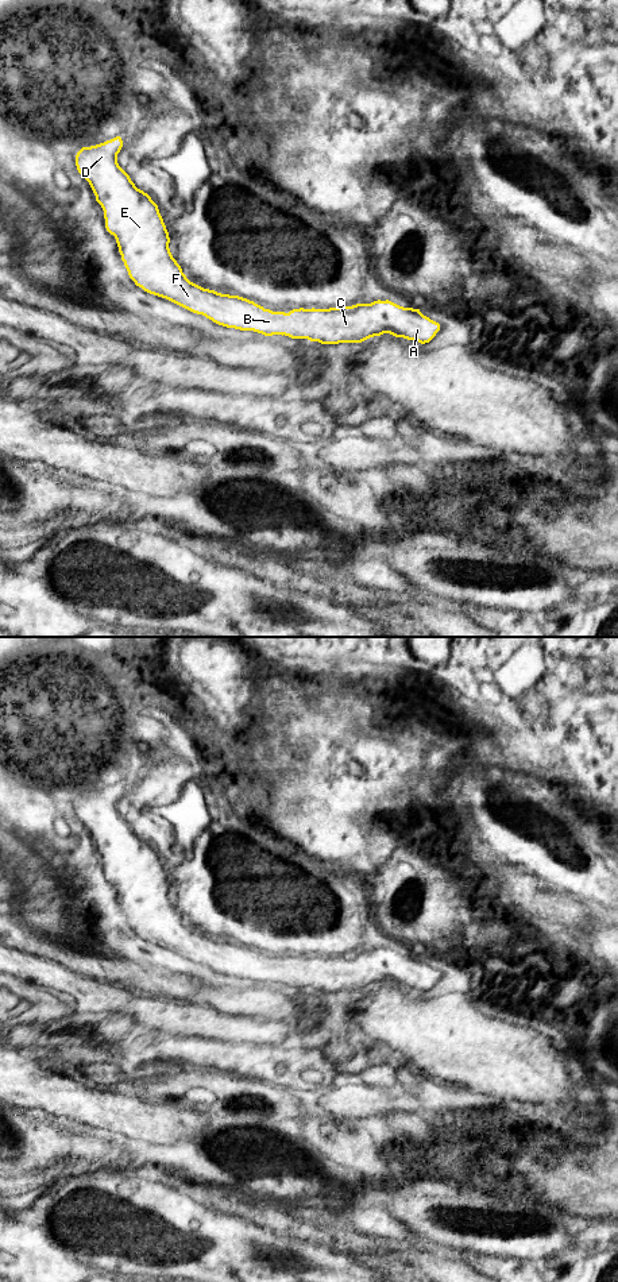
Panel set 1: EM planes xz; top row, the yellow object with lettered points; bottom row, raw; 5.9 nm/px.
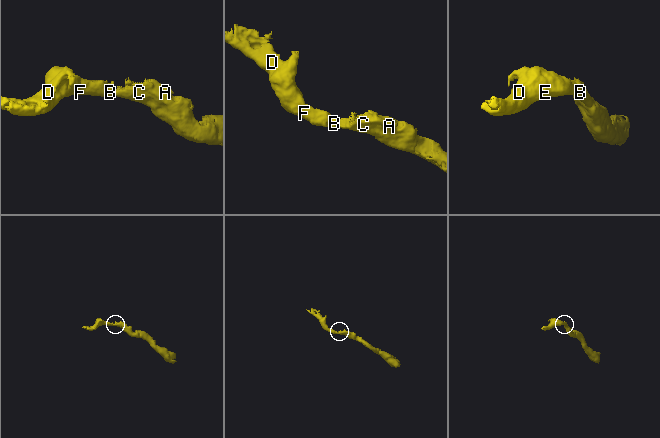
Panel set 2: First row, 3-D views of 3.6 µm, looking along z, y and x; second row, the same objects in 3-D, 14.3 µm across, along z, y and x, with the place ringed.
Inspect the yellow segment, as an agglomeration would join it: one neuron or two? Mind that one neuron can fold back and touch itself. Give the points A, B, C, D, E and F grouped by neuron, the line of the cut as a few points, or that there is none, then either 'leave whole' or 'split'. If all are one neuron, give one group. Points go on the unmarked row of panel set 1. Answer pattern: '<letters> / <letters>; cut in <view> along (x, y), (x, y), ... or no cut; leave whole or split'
A B C D E F; no cut; leave whole

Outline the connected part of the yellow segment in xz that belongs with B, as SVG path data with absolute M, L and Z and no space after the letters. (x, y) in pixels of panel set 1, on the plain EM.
M120 784L82 795L76 803L76 814L104 858L105 876L116 887L130 926L144 939L227 976L321 992L362 991L383 981L425 992L440 978L440 972L420 957L403 955L389 947L329 957L300 955L285 961L190 930L170 900L169 880L158 853L119 814L121 795Z

